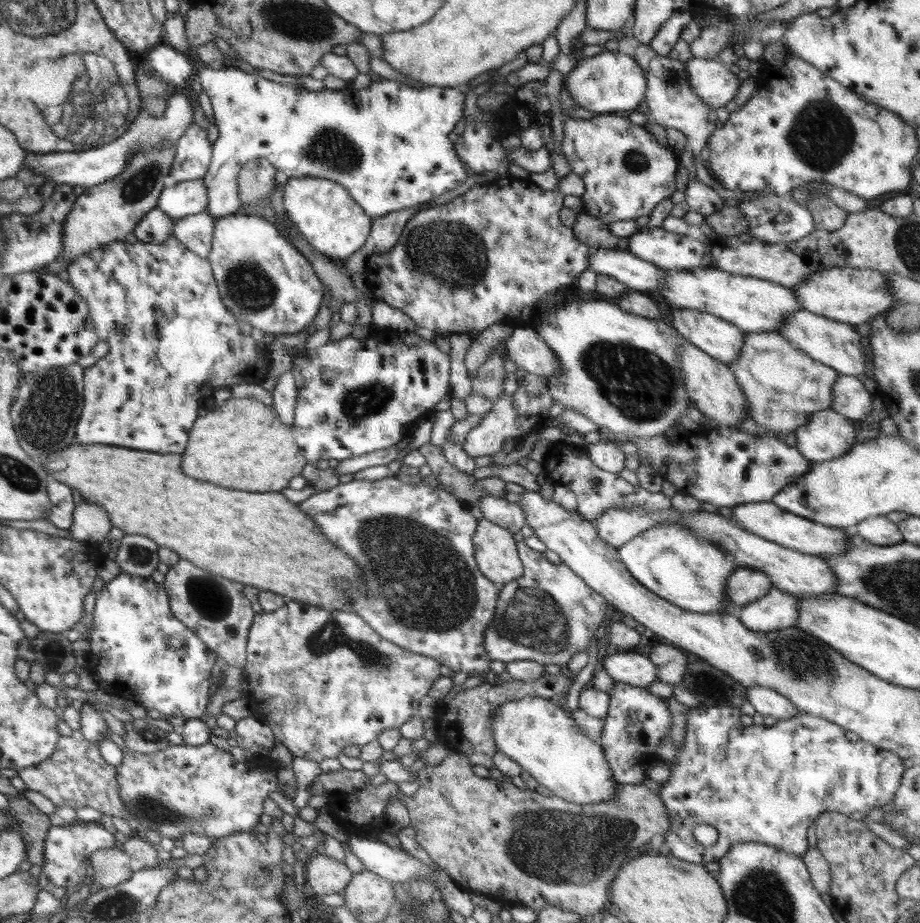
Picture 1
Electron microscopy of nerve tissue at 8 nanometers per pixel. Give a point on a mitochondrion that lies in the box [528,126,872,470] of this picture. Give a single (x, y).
(641, 385)

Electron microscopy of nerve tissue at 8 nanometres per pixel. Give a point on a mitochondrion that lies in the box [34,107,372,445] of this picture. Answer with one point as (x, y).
(329, 147)

